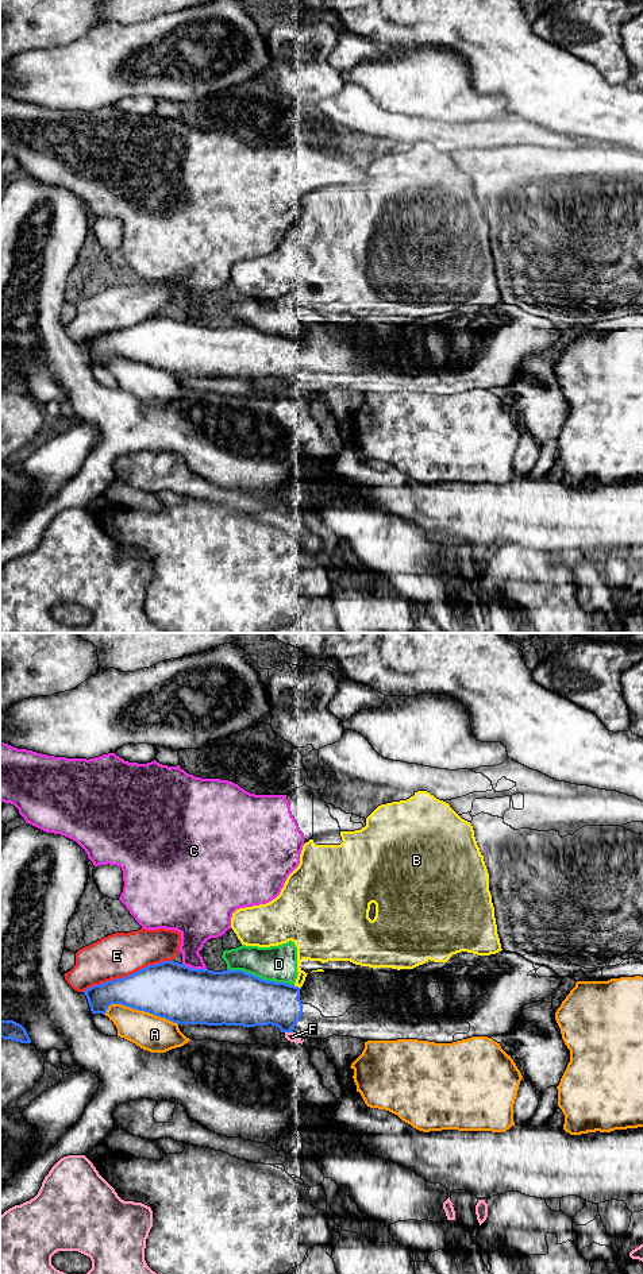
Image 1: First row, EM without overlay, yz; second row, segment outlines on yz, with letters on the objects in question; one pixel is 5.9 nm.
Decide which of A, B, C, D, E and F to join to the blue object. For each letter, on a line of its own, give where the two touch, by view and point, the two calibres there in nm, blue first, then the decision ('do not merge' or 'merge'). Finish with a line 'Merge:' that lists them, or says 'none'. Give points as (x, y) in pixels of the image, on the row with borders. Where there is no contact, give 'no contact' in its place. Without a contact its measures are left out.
A: yz (141, 1010) | 340/220 nm | do not merge
B: yz (297, 987) | 280/150 nm | do not merge
C: yz (195, 969) | 340/200 nm | do not merge
D: yz (261, 979) | 340/220 nm | do not merge
E: yz (127, 976) | 340/260 nm | do not merge
F: yz (289, 1031) | 280/60 nm | do not merge
Merge: none

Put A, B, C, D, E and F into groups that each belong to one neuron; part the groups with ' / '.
A / B E / C / D / F

